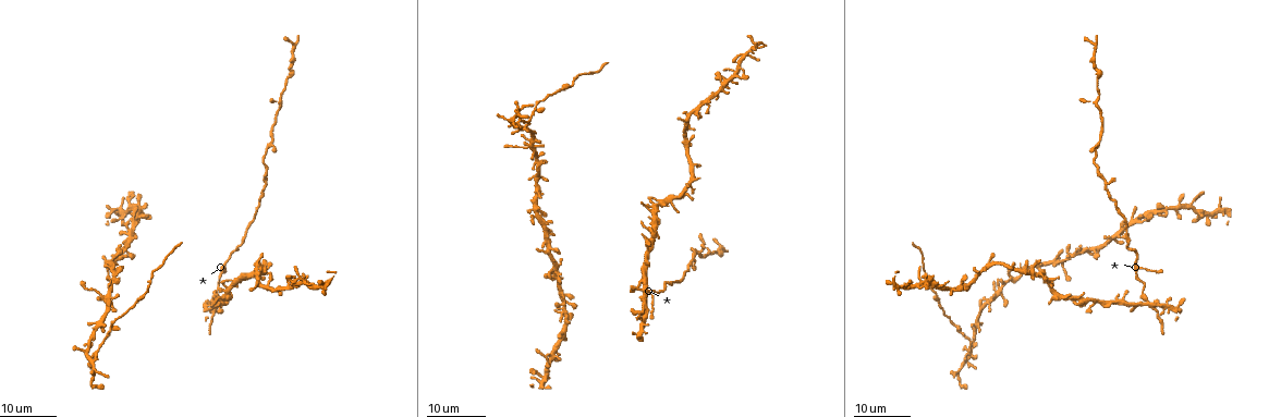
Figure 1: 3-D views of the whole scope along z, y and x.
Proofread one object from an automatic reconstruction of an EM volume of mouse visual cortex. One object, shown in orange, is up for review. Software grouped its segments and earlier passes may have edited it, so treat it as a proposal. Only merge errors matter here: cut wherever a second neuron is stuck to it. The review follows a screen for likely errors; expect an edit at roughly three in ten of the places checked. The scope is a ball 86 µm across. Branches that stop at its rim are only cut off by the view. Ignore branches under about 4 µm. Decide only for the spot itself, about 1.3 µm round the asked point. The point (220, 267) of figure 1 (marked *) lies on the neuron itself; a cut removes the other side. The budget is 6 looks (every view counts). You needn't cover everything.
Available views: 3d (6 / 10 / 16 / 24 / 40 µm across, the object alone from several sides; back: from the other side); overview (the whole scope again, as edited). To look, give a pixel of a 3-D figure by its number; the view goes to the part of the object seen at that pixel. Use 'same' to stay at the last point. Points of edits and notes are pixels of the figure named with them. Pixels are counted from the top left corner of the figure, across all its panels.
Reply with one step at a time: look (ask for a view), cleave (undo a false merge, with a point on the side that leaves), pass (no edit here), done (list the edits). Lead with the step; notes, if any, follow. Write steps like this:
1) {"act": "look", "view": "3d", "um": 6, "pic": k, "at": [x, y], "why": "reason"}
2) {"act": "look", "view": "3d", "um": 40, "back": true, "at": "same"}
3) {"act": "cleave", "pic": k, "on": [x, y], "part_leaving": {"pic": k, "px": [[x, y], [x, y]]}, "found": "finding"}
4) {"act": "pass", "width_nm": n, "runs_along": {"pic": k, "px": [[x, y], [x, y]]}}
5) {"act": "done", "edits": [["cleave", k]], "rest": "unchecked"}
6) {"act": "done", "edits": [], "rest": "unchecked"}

{"act": "look", "view": "3d", "um": 24, "pic": 1, "at": [1134, 279], "why": "thick turns thin"}

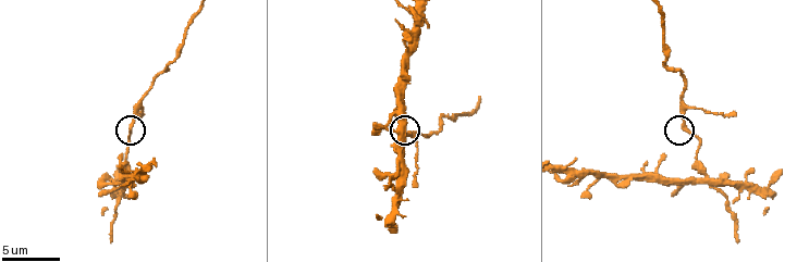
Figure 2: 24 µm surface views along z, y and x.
{"act": "look", "view": "3d", "um": 10, "pic": 2, "at": [130, 127]}

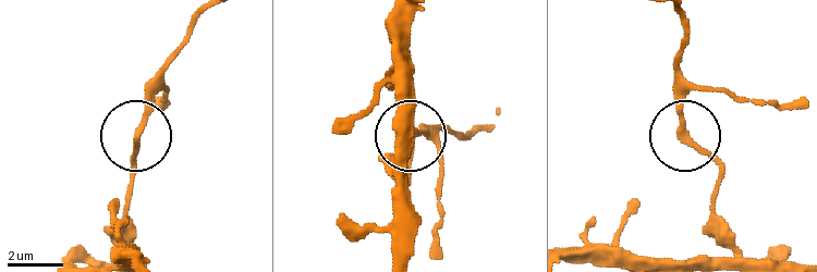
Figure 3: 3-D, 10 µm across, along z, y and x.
{"act": "pass", "runs_along": {"pic": 3, "px": [[144, 86], [130, 187]]}, "found": "continuous, no second neuron"}

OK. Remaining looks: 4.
{"act": "look", "view": "3d", "um": 16, "pic": 2, "at": [401, 156], "why": "branch point"}

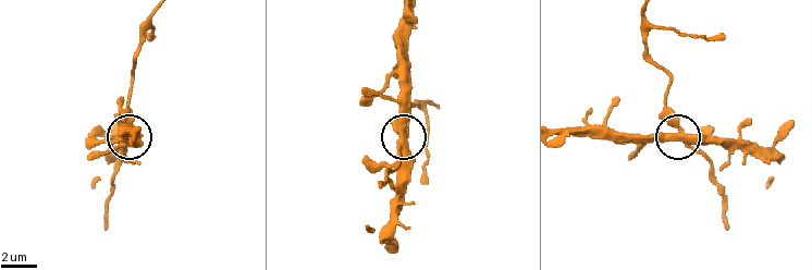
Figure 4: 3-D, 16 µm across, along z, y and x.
{"act": "pass", "side_arm_um": 8, "found": "continuous, no second neuron"}

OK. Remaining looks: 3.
{"act": "look", "view": "3d", "um": 24, "pic": 1, "at": [267, 181], "why": "three-way junction"}

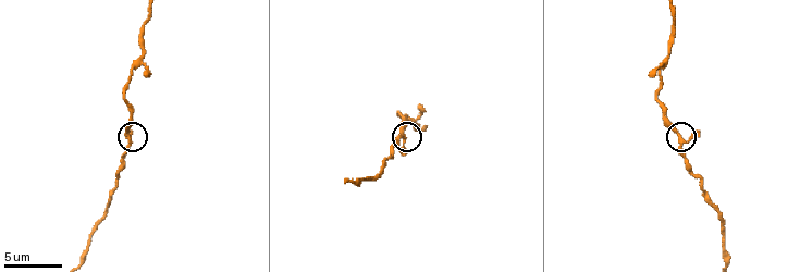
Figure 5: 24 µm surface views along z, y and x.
{"act": "look", "view": "3d", "um": 10, "pic": 5, "at": [130, 139], "why": "zoom in"}

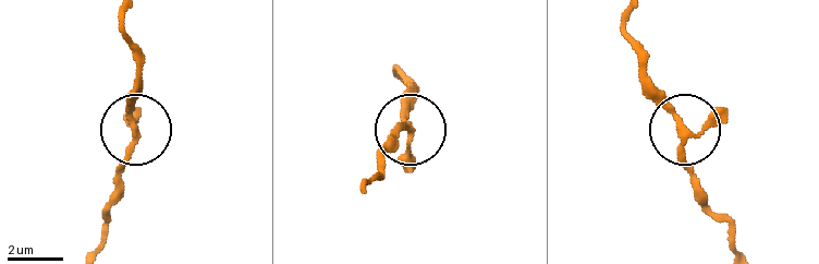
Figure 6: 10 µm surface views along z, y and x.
{"act": "pass", "width_nm": 210, "runs_along": {"pic": 6, "px": [[97, 243], [132, 152], [136, 84]]}, "found": "one neuron here"}

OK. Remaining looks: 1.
{"act": "done", "edits": [], "rest": "unchecked"}

